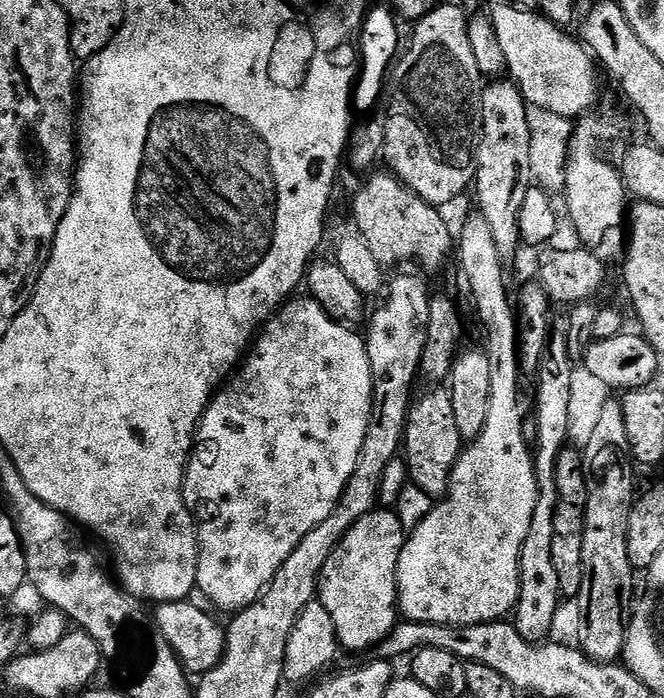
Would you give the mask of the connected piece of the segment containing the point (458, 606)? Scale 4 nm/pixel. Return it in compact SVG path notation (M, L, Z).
M473 214L458 228L458 256L464 280L476 299L476 312L488 331L488 341L482 350L490 362L490 407L486 413L486 426L482 434L461 451L458 462L452 467L452 480L448 495L432 507L424 521L407 533L404 548L398 558L396 571L396 598L398 612L404 620L427 624L488 624L491 620L504 620L515 609L519 600L520 555L522 542L530 530L530 518L534 518L534 506L538 502L538 482L534 474L534 452L530 440L524 437L524 412L520 409L520 376L516 333L518 316L508 302L508 286L504 282L505 265L494 246L494 234L490 234L490 222L479 214Z

